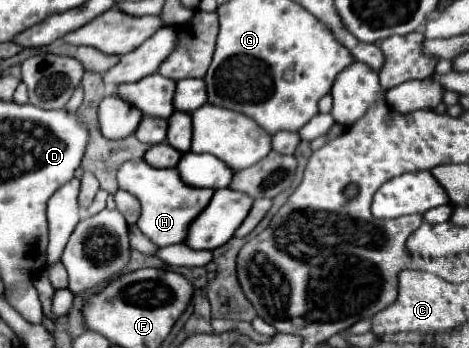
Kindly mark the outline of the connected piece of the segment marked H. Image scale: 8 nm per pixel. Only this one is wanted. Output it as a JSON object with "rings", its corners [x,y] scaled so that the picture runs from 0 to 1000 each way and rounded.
{"rings":[[[277,460],[264,477],[256,477],[252,529],[256,529],[256,540],[273,546],[277,557],[294,563],[294,575],[303,586],[294,655],[337,713],[350,713],[362,701],[388,701],[401,678],[405,644],[448,586],[448,569],[456,557],[456,546],[448,546],[448,540],[397,534],[388,523],[388,511],[380,511],[380,483],[350,483],[350,489],[324,483],[307,460]]]}

